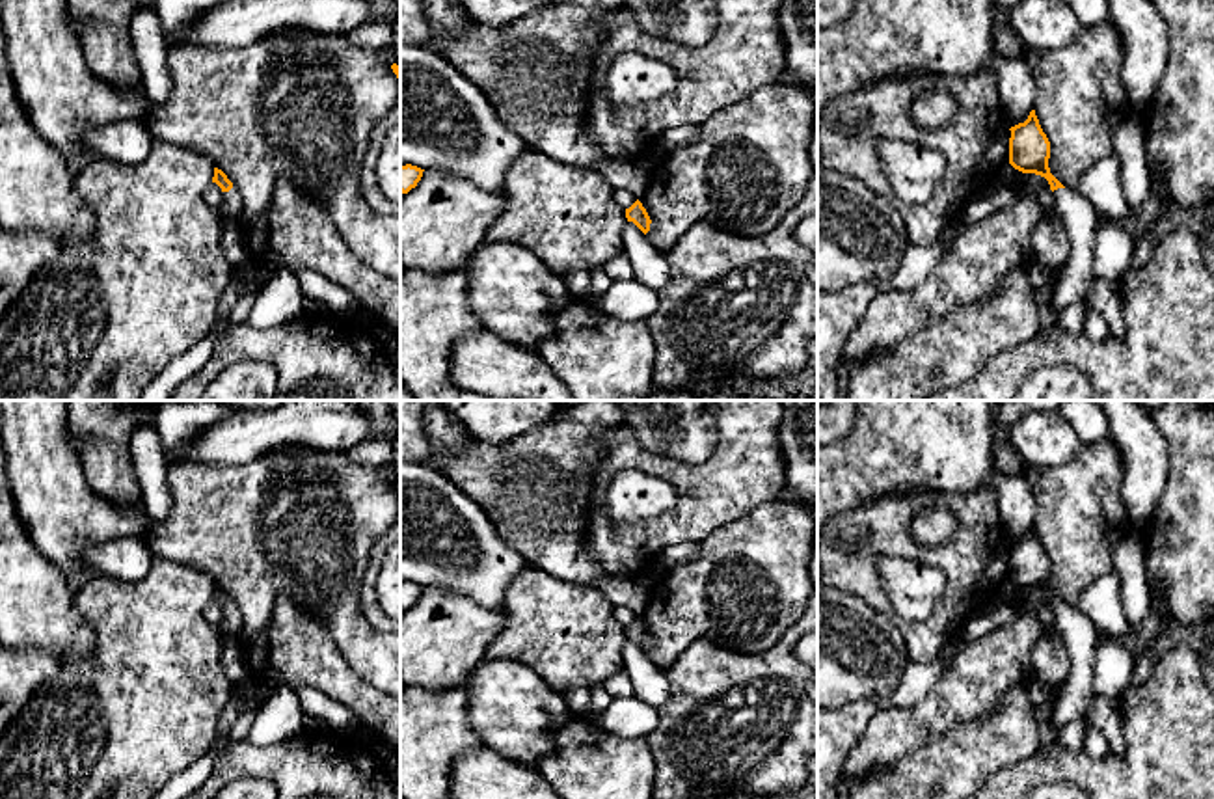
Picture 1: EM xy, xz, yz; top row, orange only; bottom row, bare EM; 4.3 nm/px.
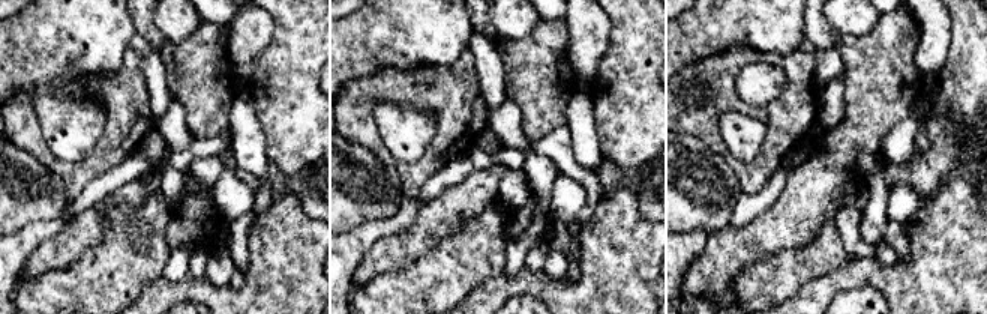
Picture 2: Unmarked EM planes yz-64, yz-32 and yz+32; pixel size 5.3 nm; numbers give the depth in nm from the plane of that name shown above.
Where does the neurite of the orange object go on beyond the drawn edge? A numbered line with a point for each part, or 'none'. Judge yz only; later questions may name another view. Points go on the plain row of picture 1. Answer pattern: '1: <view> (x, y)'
1: yz (1077, 630)

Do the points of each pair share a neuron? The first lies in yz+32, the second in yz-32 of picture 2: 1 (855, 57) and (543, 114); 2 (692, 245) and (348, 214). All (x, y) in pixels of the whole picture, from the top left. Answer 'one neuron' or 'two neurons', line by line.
1: one neuron
2: two neurons

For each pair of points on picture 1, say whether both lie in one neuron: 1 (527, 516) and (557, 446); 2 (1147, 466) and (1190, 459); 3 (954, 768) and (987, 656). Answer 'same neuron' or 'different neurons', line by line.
1: same neuron
2: different neurons
3: different neurons

